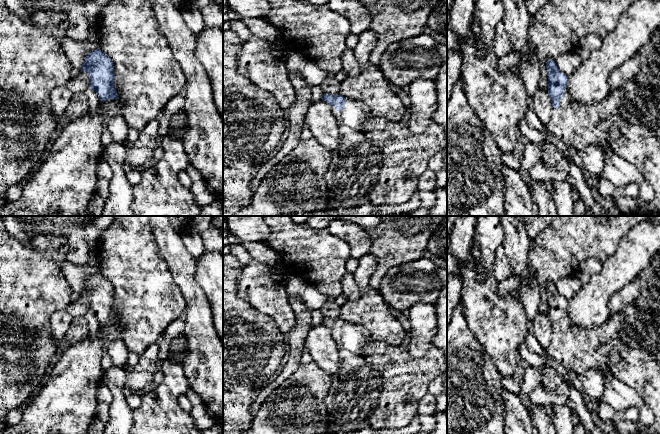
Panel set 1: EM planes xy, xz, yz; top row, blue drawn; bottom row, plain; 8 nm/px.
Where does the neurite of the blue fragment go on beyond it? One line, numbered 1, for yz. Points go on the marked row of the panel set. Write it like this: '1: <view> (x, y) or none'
1: yz (633, 109)

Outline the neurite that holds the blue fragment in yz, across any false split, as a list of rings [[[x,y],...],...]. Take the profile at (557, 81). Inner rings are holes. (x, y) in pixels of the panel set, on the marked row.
[[[554,60],[546,62],[548,75],[548,95],[552,103],[551,119],[547,125],[547,131],[567,143],[575,153],[583,150],[588,144],[607,142],[611,150],[633,164],[646,177],[654,189],[652,203],[660,210],[660,91],[638,84],[634,79],[623,83],[620,87],[610,90],[609,94],[594,104],[581,104],[574,101],[568,91],[568,76],[562,73]],[[616,128],[620,137],[612,141],[609,138],[609,130]]]

